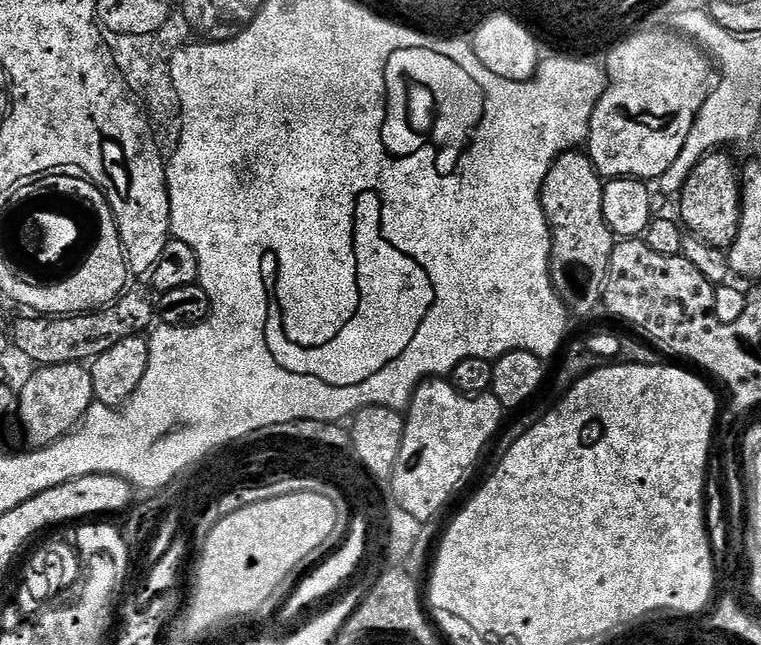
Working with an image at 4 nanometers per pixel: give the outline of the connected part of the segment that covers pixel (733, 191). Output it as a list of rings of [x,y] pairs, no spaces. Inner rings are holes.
[[[717,150],[708,153],[686,178],[683,188],[679,189],[680,216],[683,227],[689,233],[704,240],[715,248],[731,249],[738,238],[742,215],[742,172],[727,156],[727,151]]]

